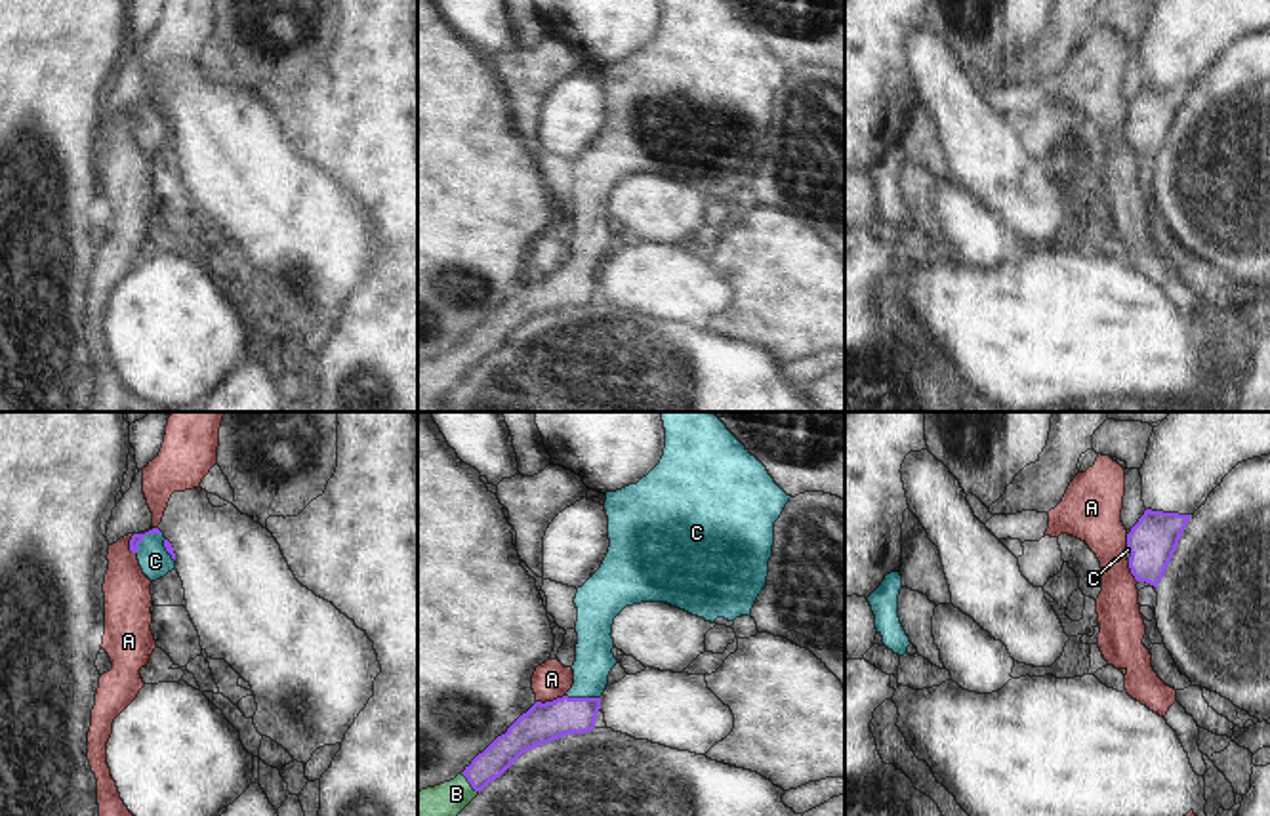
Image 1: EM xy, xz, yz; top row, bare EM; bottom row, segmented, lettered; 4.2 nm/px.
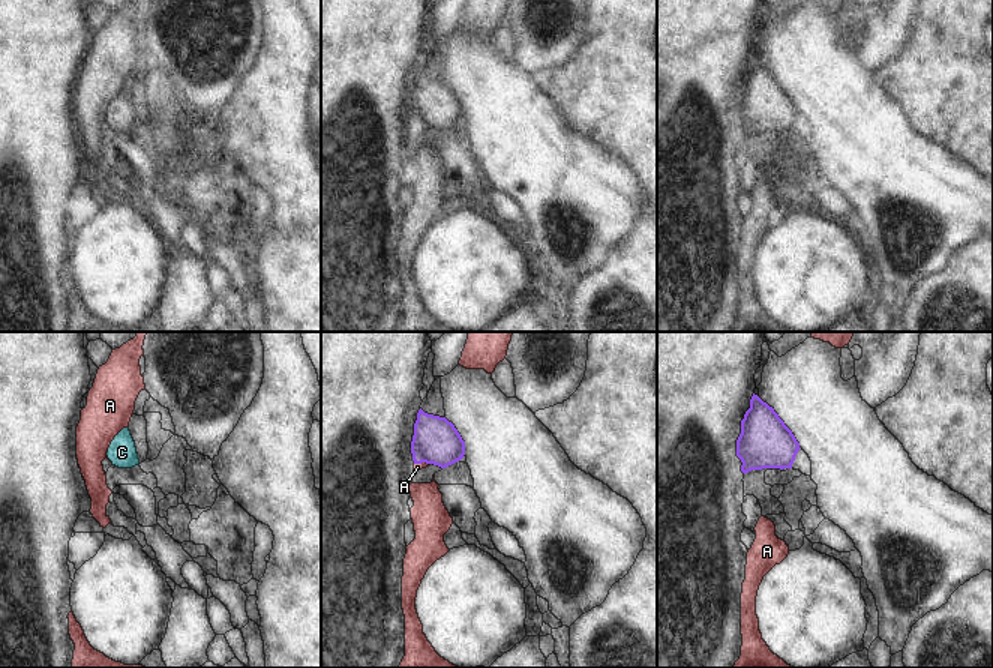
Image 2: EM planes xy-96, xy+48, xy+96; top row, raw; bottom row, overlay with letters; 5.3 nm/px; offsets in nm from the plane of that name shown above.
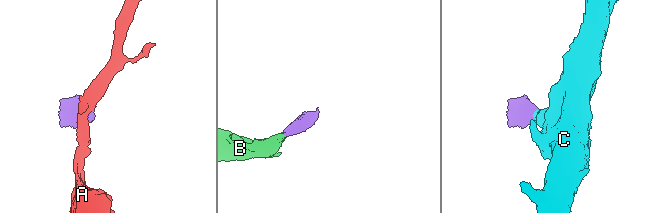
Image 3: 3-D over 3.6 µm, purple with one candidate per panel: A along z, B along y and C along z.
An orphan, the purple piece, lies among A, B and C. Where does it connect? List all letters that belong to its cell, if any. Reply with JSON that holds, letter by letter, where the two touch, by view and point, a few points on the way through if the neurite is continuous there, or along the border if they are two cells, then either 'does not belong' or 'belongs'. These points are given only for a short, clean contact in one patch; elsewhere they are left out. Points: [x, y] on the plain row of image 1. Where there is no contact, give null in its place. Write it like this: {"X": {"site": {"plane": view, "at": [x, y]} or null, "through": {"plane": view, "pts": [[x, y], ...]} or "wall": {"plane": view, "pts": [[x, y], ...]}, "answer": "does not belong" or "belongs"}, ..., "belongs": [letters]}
{"A": {"site": {"plane": "xz", "at": [550, 275]}, "wall": {"plane": "xz", "pts": [[565, 267], [536, 275]]}, "answer": "does not belong"}, "B": {"site": {"plane": "xz", "at": [470, 355]}, "through": {"plane": "xz", "pts": [[489, 338], [470, 355], [422, 389]]}, "answer": "belongs"}, "C": {"site": {"plane": "xz", "at": [584, 271]}, "through": {"plane": "xz", "pts": [[542, 296], [567, 288], [584, 271], [594, 235]]}, "answer": "belongs"}, "belongs": ["B", "C"]}

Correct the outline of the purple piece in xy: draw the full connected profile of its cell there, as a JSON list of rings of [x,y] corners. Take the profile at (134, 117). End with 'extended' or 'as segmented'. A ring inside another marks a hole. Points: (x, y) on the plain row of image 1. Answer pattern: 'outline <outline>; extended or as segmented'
outline [[[158,101],[145,107],[133,107],[130,112],[130,124],[137,128],[139,139],[151,154],[175,143],[174,120]]]; extended

